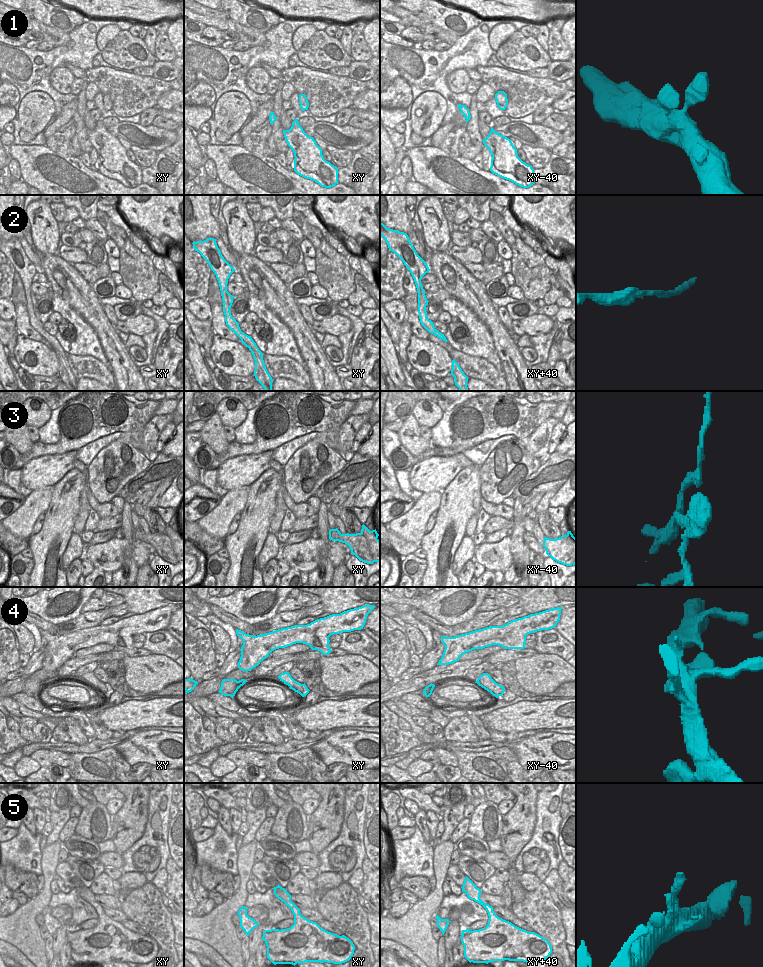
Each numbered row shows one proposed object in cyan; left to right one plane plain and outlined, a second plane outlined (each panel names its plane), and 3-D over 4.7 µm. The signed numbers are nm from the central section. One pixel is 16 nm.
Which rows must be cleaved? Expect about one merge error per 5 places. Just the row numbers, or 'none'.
3

